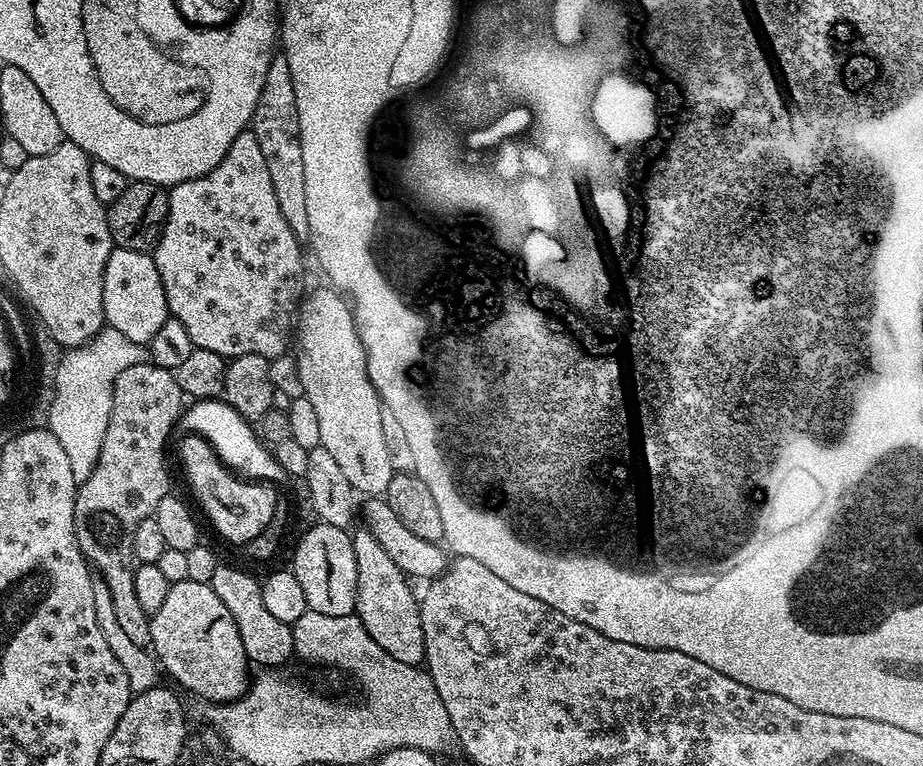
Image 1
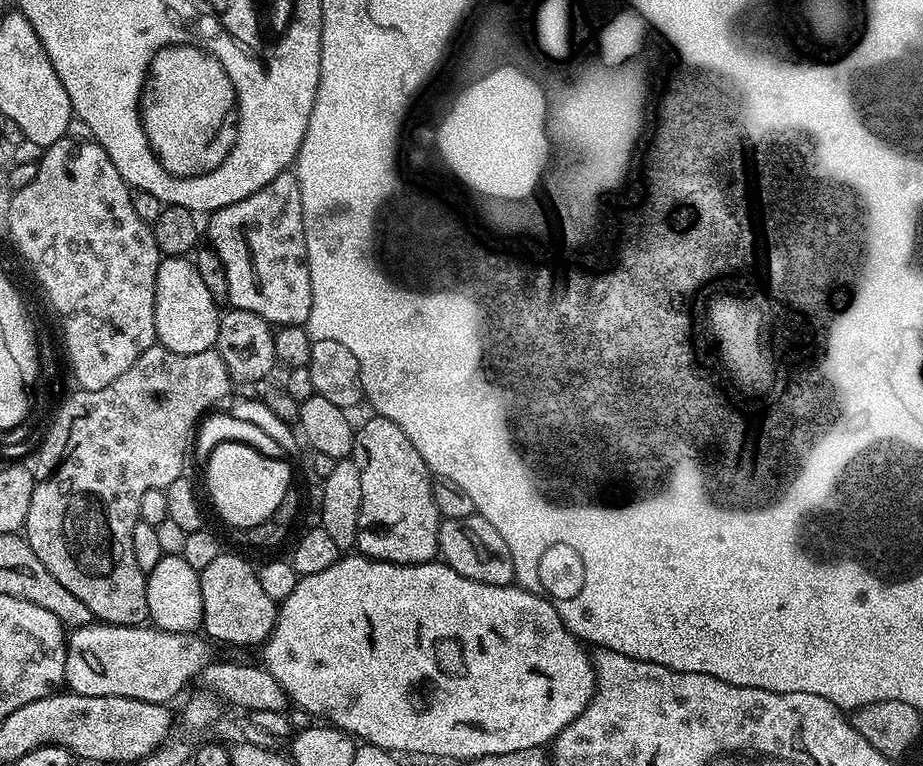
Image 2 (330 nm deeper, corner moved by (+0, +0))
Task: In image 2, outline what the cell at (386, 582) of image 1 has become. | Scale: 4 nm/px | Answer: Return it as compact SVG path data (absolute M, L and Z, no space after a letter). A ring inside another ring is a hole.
M369 415L364 425L356 428L356 437L350 459L362 474L362 510L358 514L358 534L355 551L370 560L389 560L395 564L425 564L427 560L437 559L438 530L442 519L435 504L434 480L428 470L428 463L414 450L410 438L402 434L402 426L390 422L390 418Z

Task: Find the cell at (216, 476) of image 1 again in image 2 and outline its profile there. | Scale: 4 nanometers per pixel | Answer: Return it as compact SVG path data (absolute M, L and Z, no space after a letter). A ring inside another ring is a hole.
M226 441L215 446L206 461L208 496L216 512L232 528L243 530L258 526L271 518L282 505L288 488L293 487L292 468L284 458L268 457L257 449L238 441Z

